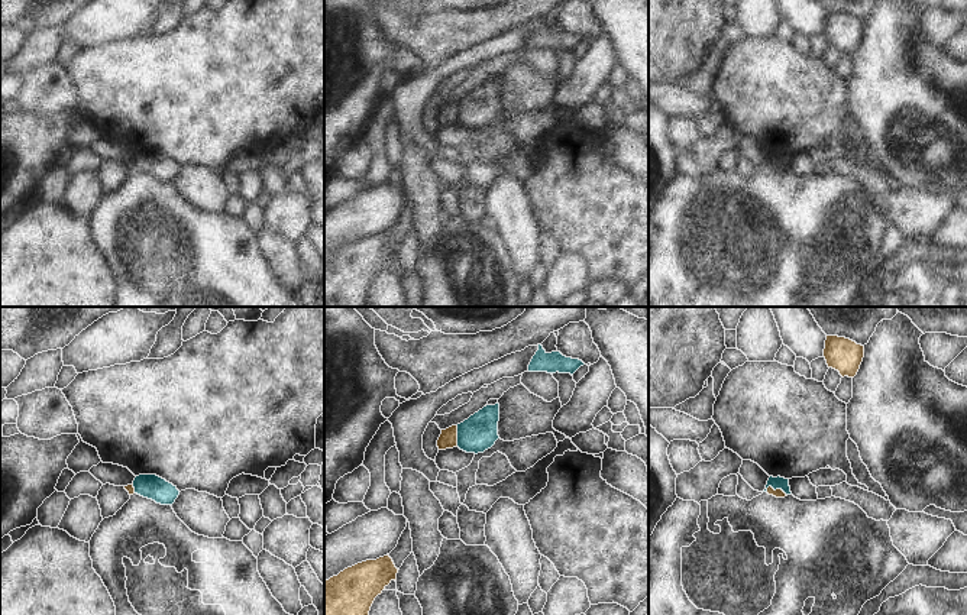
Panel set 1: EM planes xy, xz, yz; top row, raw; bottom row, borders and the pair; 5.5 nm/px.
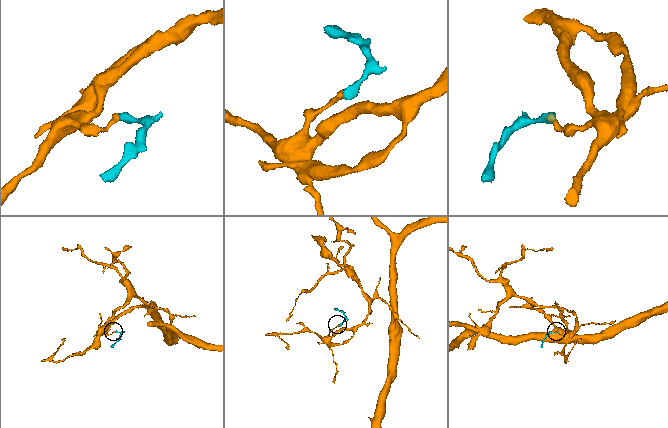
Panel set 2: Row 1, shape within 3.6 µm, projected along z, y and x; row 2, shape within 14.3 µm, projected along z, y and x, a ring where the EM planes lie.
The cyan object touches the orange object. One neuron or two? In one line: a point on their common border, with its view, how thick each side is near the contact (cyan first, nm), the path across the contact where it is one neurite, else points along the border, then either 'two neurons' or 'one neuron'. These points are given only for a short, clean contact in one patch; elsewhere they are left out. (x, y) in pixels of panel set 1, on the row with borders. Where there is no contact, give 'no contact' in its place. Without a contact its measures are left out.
yz (776, 488) | 70/50 nm | along yz (766, 488), (780, 489), (786, 495) | two neurons

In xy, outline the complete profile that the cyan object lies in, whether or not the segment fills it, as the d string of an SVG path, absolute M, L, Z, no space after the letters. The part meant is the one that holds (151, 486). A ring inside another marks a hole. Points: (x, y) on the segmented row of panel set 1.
M139 475L133 480L135 493L161 505L172 505L180 491L156 475Z

